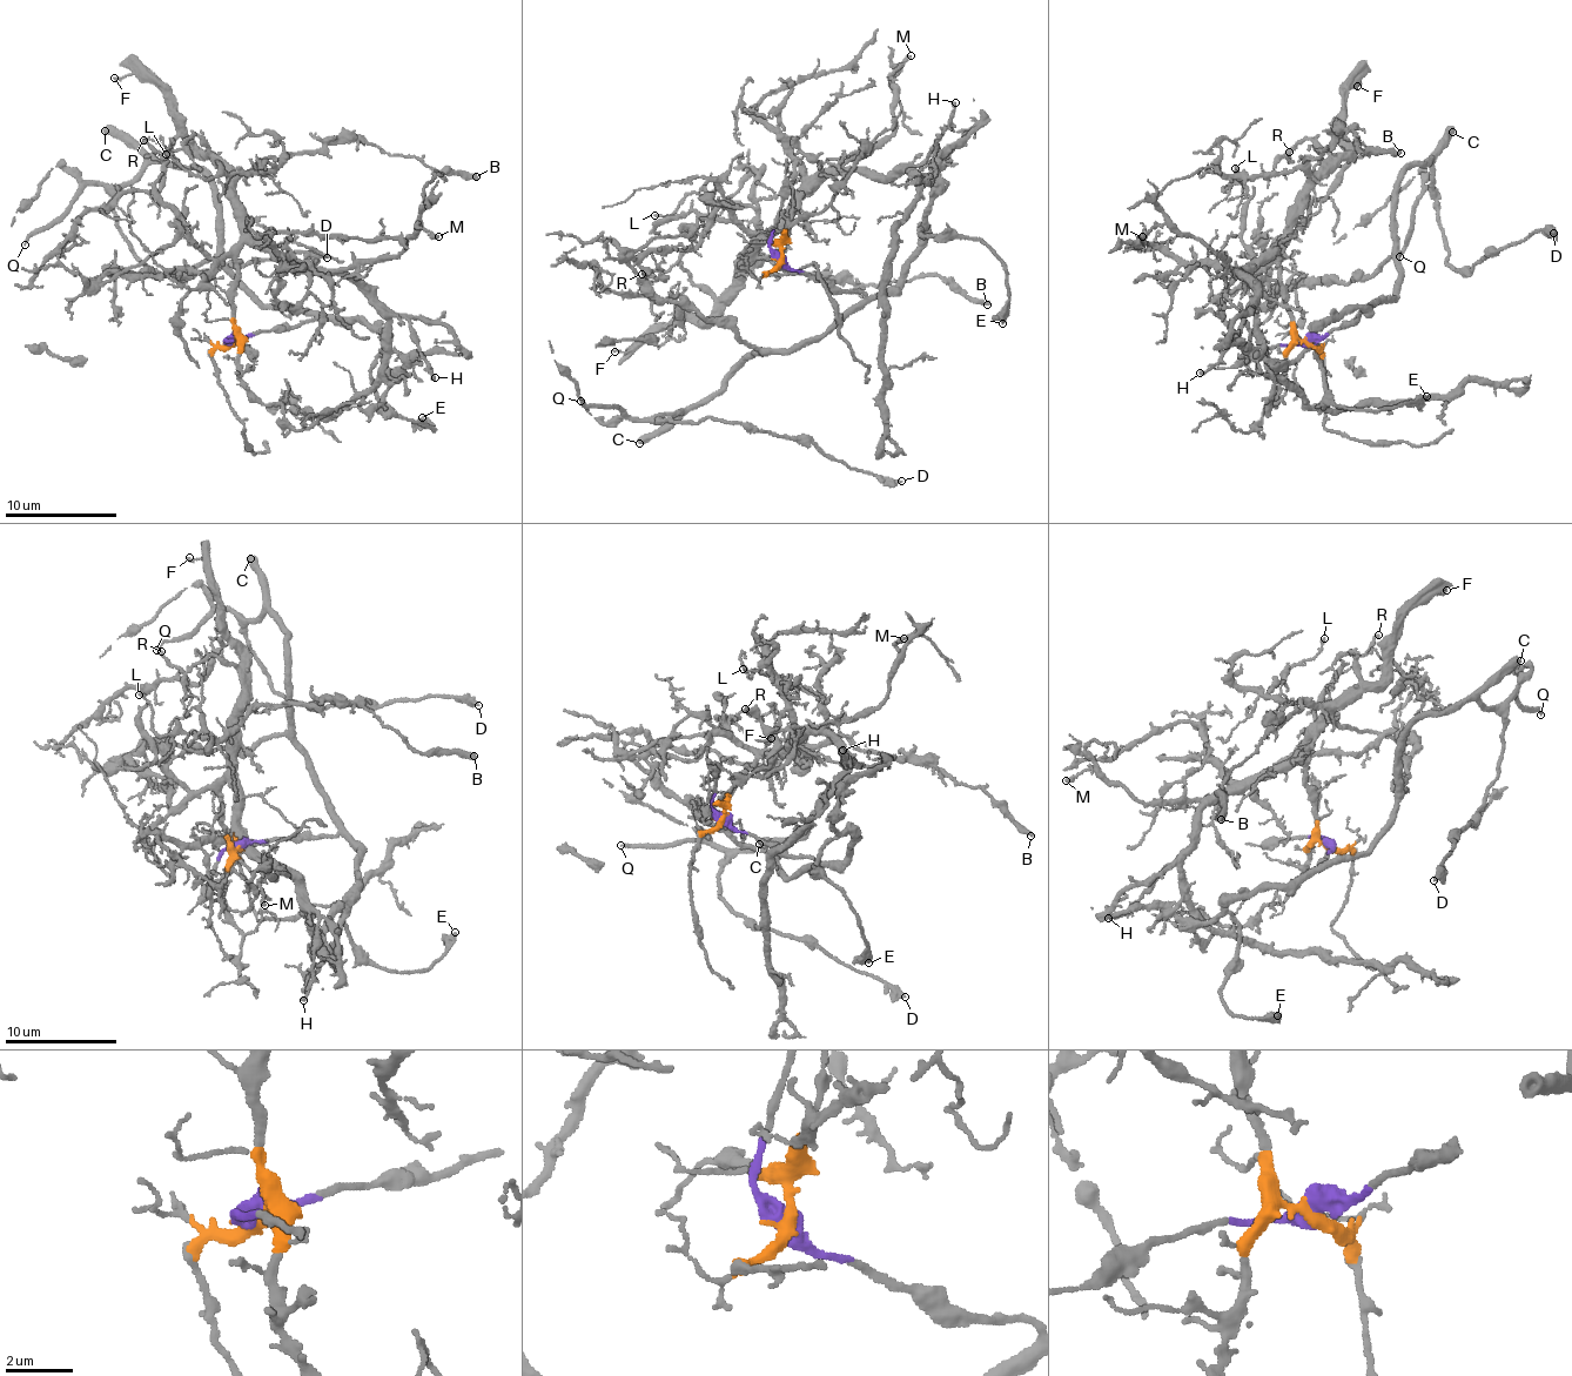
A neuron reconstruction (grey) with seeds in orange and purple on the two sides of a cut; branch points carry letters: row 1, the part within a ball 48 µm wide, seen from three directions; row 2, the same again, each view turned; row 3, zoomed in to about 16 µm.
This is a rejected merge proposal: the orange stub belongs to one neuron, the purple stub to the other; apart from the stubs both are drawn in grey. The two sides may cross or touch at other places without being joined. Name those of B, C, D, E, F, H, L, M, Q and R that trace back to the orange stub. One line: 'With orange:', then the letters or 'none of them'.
With orange: B, F, H, L, M, R

